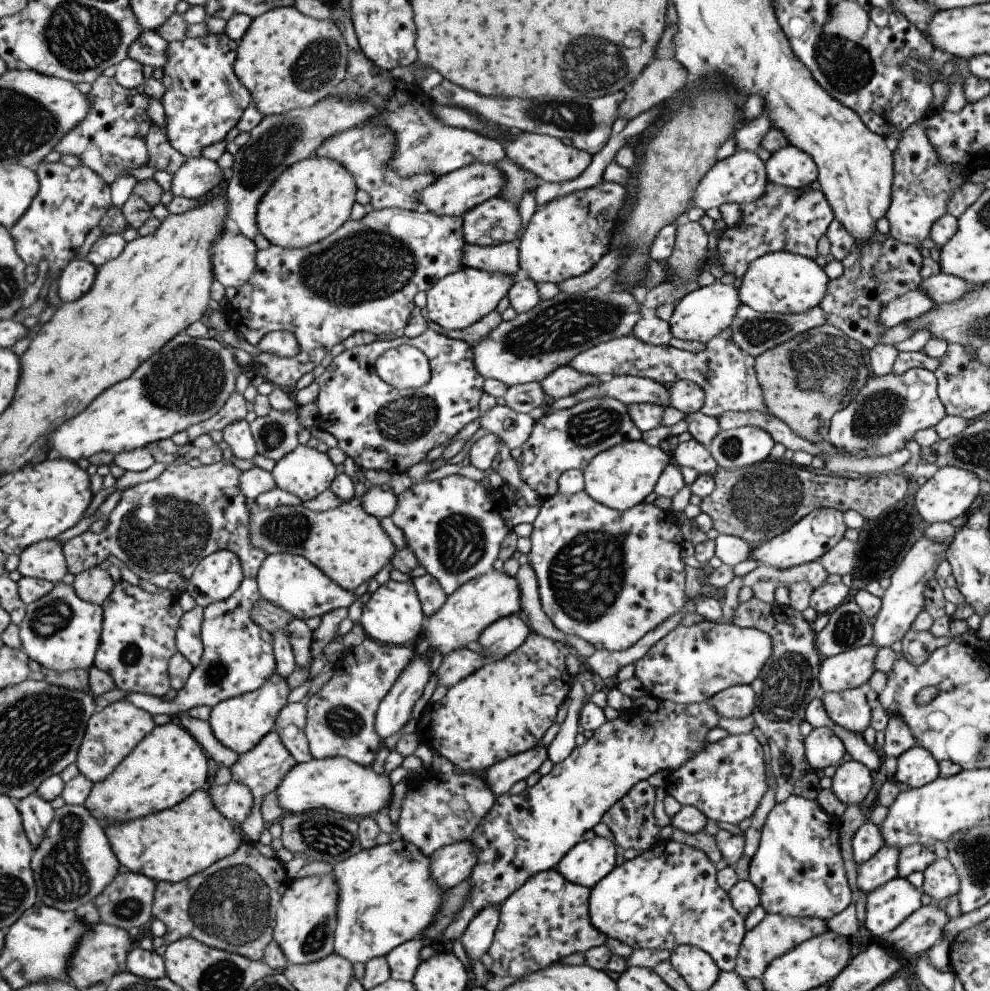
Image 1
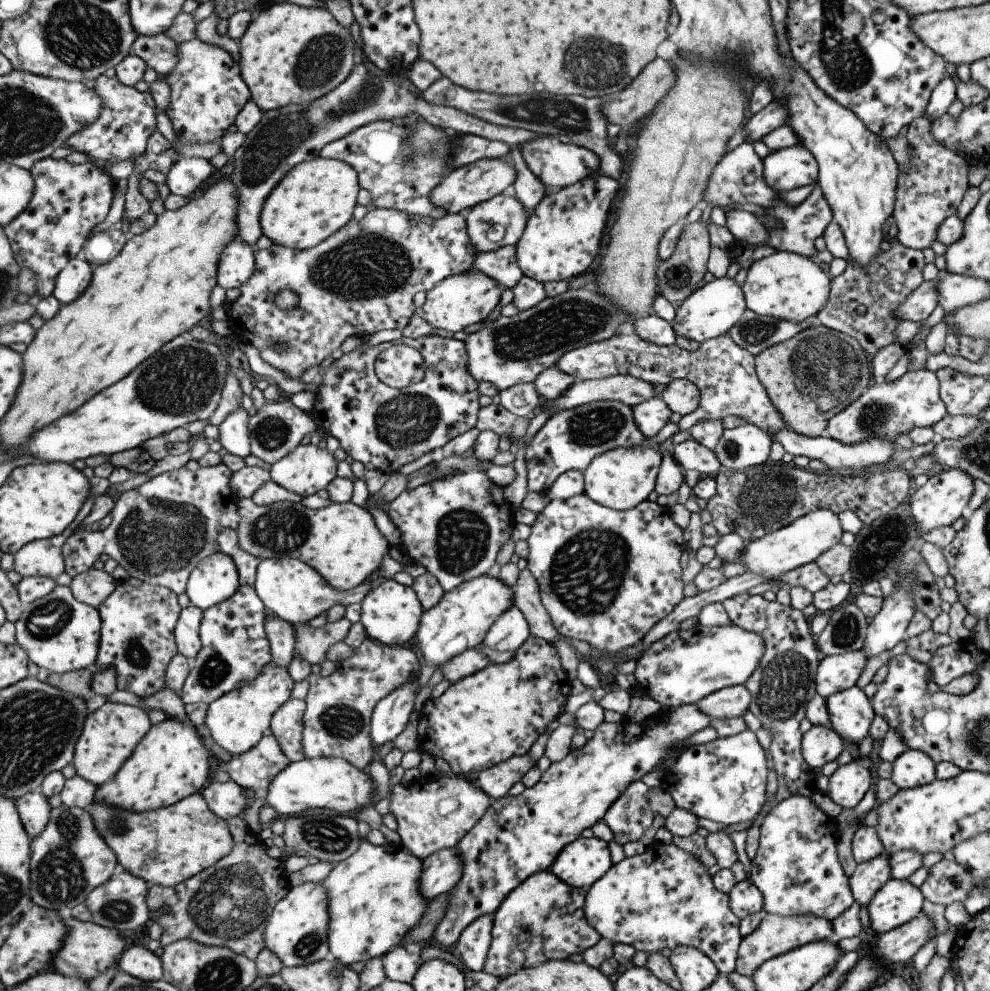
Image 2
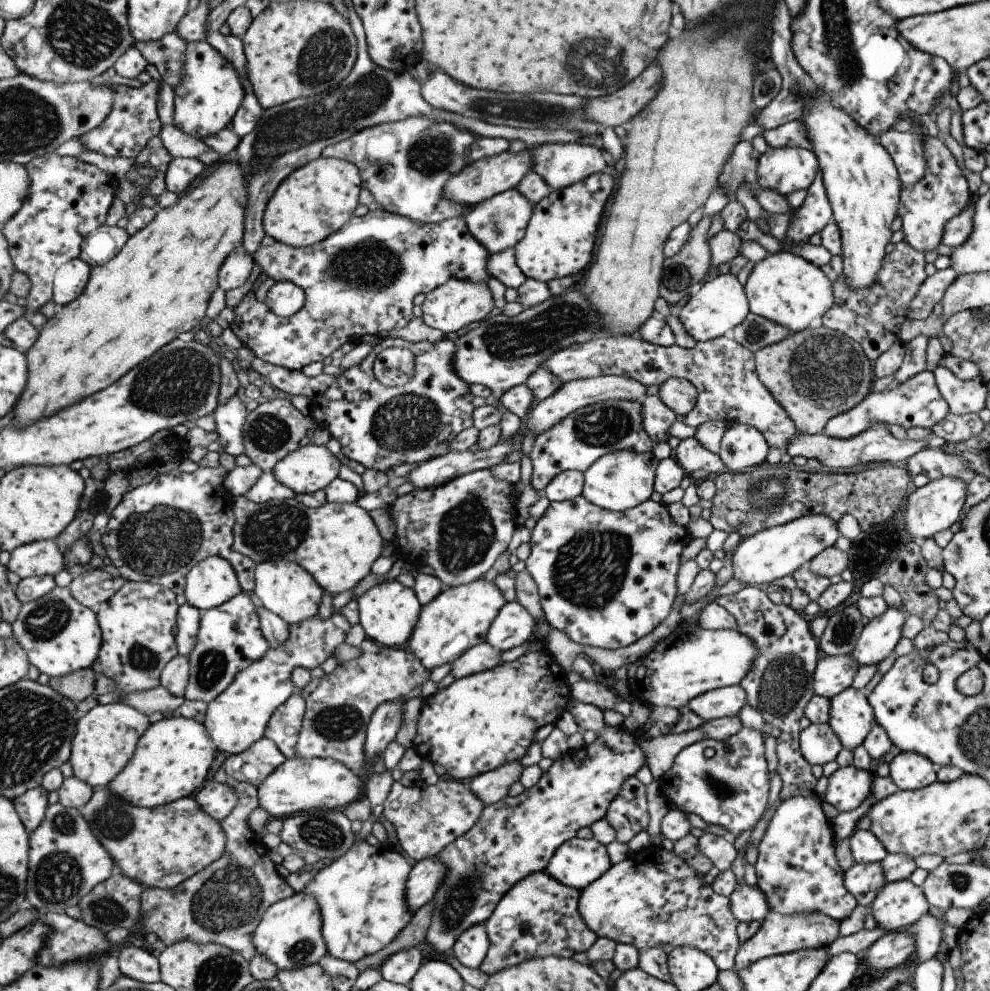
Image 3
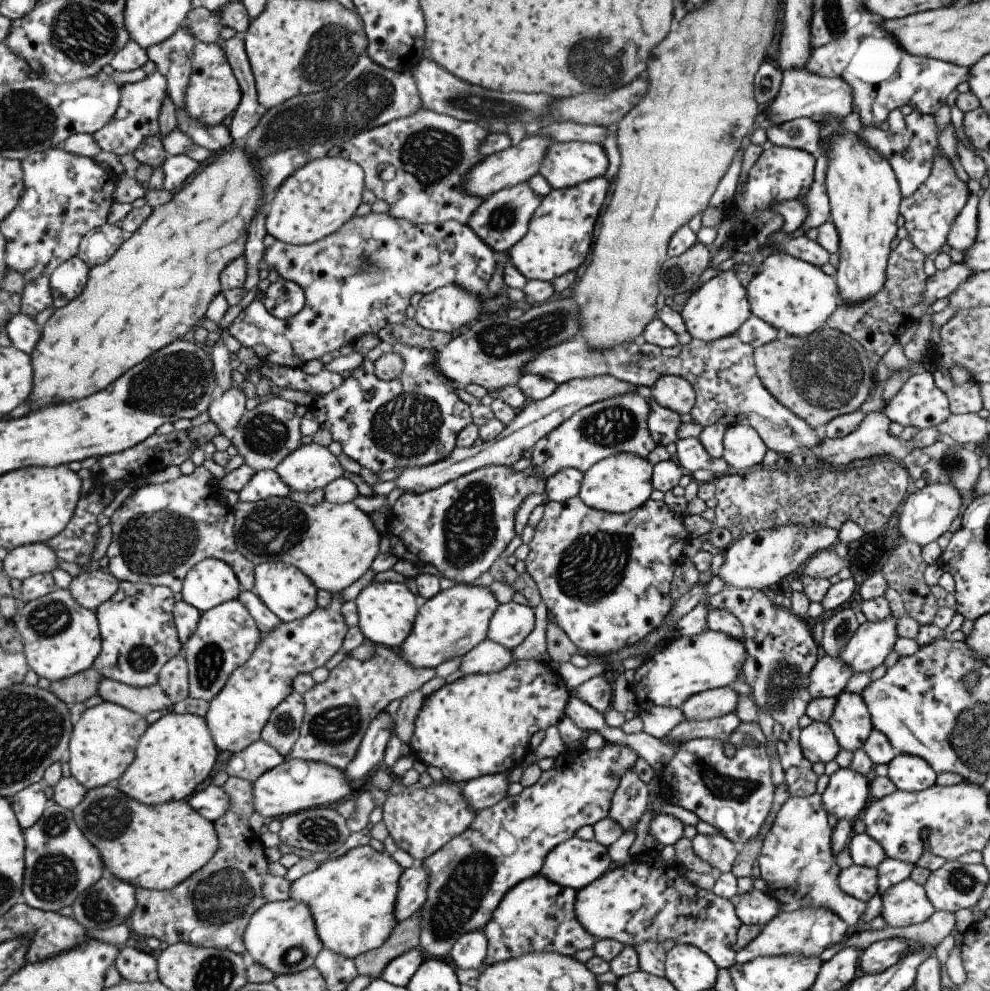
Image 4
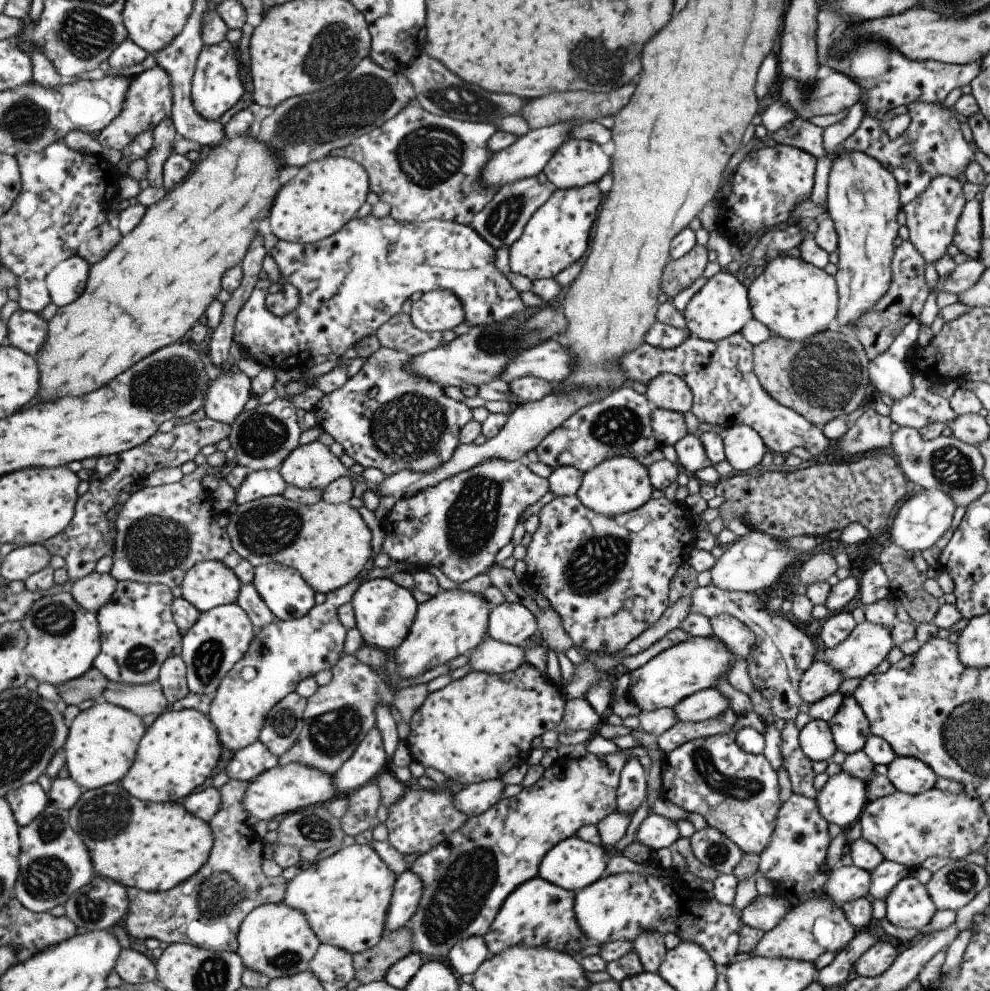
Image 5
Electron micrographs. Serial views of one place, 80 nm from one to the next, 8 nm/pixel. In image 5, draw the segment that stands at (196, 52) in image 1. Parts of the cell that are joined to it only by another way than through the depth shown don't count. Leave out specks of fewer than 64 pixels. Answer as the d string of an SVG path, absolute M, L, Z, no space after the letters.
M227 39L216 45L205 45L197 61L192 80L192 99L195 110L210 121L225 121L236 104L245 96L245 86L239 78L239 56L235 45Z

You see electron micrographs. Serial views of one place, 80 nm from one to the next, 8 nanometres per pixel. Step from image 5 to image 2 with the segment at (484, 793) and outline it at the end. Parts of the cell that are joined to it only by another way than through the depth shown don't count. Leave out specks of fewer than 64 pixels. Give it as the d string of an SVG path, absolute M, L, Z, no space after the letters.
M529 755L512 756L502 763L481 771L474 784L491 799L501 798L533 765L535 764Z

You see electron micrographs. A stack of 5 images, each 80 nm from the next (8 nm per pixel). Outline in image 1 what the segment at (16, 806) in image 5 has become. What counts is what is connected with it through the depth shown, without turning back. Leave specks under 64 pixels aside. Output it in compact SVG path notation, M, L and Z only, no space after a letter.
M35 795L28 796L26 799L17 803L22 812L26 833L35 849L46 838L50 824L54 822L56 809L42 797Z

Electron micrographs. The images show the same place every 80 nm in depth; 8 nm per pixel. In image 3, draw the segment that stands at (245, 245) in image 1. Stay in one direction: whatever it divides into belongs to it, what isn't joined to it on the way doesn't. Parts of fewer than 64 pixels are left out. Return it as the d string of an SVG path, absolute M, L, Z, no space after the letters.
M243 245L237 247L221 267L220 286L226 292L243 286L249 280L253 266L255 266L254 256Z

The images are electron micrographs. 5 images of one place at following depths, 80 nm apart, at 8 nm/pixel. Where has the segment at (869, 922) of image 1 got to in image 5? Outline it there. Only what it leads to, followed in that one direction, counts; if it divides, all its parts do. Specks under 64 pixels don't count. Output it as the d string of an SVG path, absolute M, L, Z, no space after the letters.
M907 875L884 898L885 918L897 928L920 929L931 920L936 908L924 884Z

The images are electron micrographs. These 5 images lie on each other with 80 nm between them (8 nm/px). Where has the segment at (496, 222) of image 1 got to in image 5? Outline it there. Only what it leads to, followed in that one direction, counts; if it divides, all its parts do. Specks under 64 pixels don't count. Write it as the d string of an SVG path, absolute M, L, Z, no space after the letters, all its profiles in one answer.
M535 177L503 185L497 188L493 198L473 216L469 225L494 251L503 246L507 248L521 236L529 217L549 198L553 190L550 184L539 185Z

